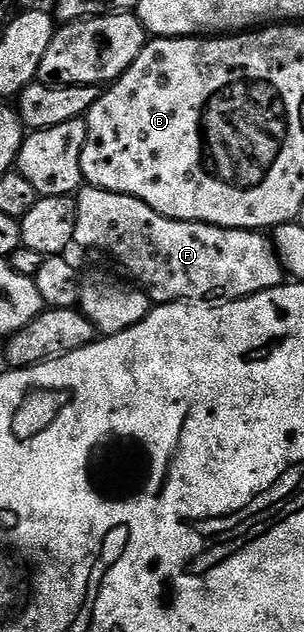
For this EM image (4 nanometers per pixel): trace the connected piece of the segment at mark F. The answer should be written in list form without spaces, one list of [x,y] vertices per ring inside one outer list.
[[[89,185],[83,186],[77,192],[76,198],[78,204],[75,244],[86,251],[99,251],[100,254],[115,259],[131,275],[129,278],[150,298],[151,304],[246,299],[283,282],[284,268],[278,258],[278,252],[274,250],[271,236],[262,231],[245,231],[235,227],[217,227],[211,223],[169,219],[156,213],[156,209],[144,205],[144,201],[136,197]]]

